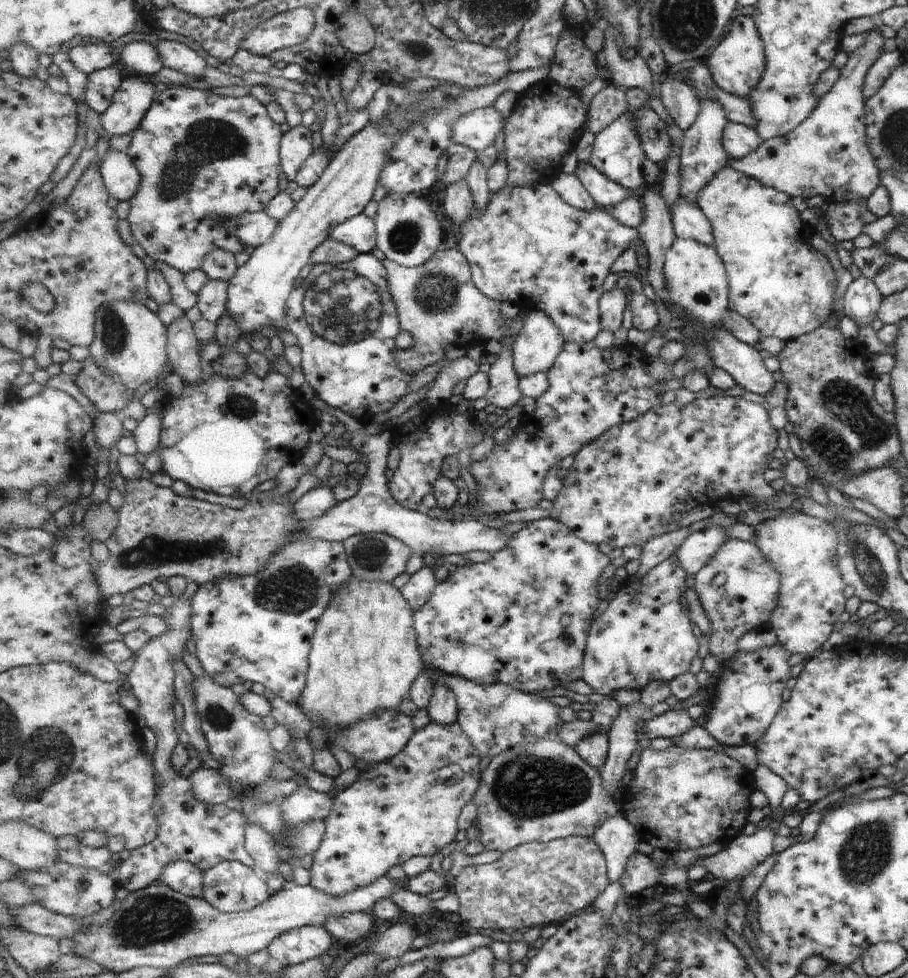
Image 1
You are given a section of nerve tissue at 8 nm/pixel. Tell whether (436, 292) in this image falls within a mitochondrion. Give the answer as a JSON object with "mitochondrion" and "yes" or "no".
{"mitochondrion":"yes"}

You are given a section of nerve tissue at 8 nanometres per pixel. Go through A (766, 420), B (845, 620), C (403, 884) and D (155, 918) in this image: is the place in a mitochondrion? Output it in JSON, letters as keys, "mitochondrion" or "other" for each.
{"A":"other","B":"other","C":"other","D":"mitochondrion"}

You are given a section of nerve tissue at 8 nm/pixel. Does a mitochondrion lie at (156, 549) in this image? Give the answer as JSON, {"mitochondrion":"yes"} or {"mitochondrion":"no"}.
{"mitochondrion":"yes"}

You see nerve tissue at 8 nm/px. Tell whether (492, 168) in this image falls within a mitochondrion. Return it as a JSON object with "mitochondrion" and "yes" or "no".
{"mitochondrion":"no"}

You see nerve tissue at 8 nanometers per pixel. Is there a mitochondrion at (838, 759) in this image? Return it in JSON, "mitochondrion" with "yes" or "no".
{"mitochondrion":"no"}

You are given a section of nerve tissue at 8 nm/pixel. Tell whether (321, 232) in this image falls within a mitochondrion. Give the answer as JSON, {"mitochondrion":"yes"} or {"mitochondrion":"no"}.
{"mitochondrion":"no"}

